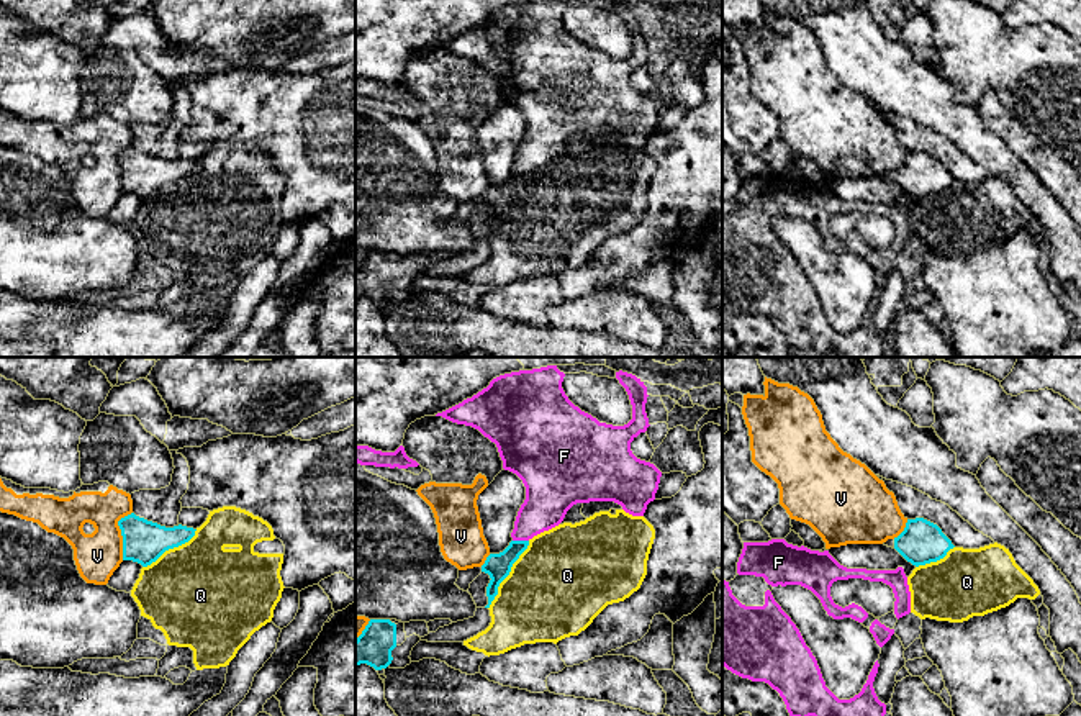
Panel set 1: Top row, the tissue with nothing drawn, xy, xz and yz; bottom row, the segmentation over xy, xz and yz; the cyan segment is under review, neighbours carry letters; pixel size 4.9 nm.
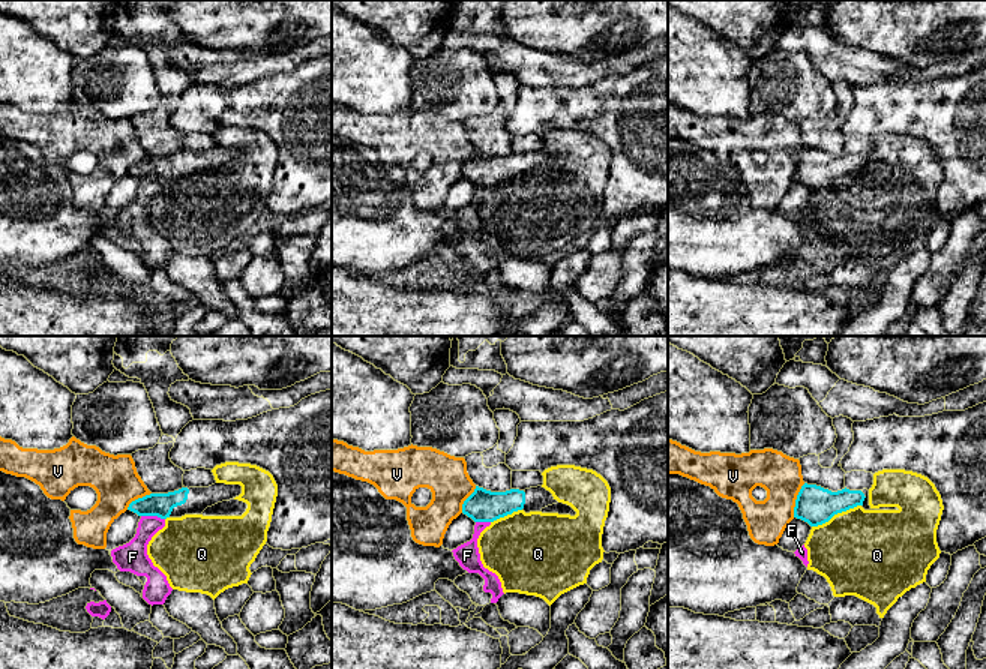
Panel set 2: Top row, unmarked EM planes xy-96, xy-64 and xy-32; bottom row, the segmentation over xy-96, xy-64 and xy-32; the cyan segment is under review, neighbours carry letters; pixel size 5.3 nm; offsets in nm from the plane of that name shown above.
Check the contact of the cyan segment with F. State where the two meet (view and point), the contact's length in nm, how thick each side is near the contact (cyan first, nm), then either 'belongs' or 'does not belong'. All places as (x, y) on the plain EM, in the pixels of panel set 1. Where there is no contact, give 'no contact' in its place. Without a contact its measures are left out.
contact xz (521, 174); length 80 nm; calibres 130 and 220 nm; does not belong

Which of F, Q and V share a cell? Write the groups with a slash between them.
F / Q / V

